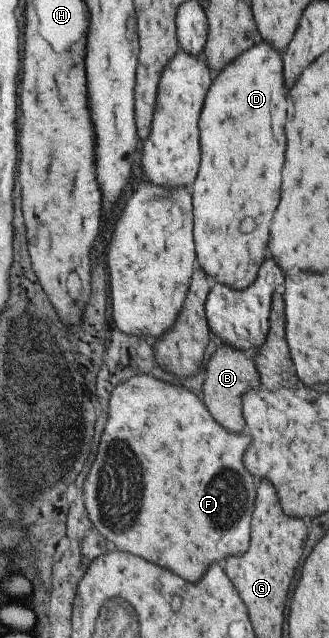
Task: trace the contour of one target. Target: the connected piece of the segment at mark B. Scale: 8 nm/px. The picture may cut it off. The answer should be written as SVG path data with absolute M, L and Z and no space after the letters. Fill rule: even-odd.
M217 343L215 352L208 360L204 383L202 383L202 395L204 405L212 419L224 427L230 433L240 433L244 427L241 411L241 395L251 393L260 385L259 375L250 355L233 347Z

